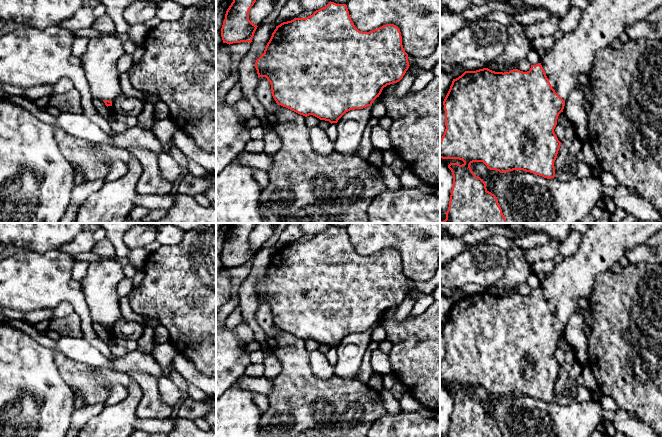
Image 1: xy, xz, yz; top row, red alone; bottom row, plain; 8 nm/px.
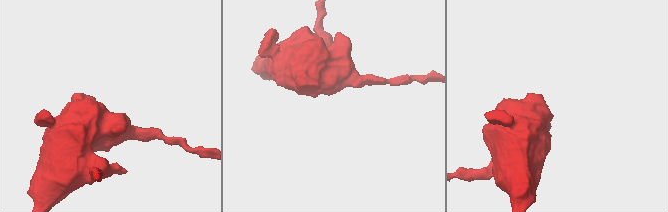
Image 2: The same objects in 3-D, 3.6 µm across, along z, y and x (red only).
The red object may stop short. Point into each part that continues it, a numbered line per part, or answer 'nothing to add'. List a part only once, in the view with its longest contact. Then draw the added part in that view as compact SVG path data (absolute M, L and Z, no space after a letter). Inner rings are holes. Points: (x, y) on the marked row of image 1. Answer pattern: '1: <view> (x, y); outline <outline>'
1: yz (602, 21); outline M588 0L577 28L556 40L547 54L541 58L540 63L555 92L566 101L578 85L579 77L588 75L596 53L610 46L627 26L646 19L660 5L662 0Z

